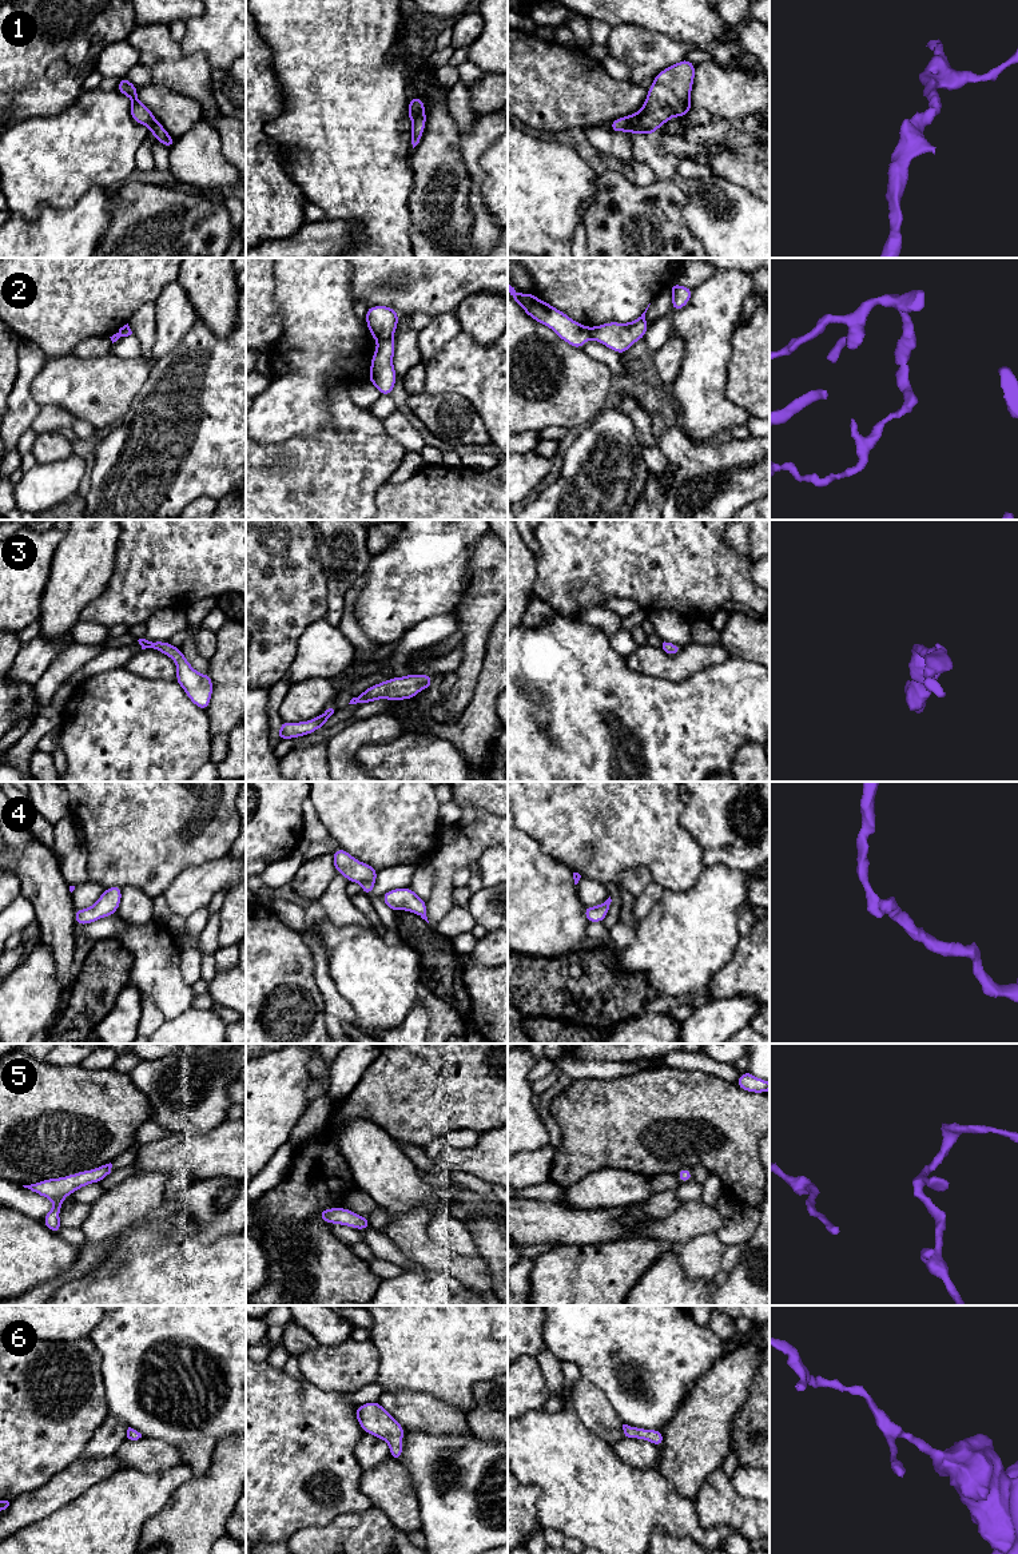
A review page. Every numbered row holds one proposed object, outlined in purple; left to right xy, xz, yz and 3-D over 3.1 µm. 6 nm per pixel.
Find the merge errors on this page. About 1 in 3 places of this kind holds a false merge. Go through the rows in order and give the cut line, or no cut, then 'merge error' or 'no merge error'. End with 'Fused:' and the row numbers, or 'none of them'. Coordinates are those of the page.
1: no cut | no merge error
2: xz (390, 338), (378, 342) | merge error
3: no cut | no merge error
4: no cut | no merge error
5: no cut | no merge error
6: no cut | no merge error
Fused: 2

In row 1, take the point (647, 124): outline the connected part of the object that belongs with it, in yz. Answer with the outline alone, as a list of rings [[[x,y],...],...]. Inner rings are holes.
[[[684,59],[659,72],[648,88],[643,108],[613,120],[608,127],[615,132],[629,131],[632,136],[637,132],[652,135],[673,116],[684,118],[693,107],[691,90],[695,67]]]

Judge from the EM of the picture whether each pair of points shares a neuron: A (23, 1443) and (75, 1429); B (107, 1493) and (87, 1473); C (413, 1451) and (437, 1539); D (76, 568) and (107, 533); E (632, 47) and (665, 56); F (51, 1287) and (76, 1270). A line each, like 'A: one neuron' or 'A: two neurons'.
A: one neuron
B: two neurons
C: one neuron
D: one neuron
E: one neuron
F: one neuron

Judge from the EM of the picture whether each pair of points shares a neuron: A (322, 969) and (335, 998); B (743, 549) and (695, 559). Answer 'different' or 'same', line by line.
A: same
B: different

